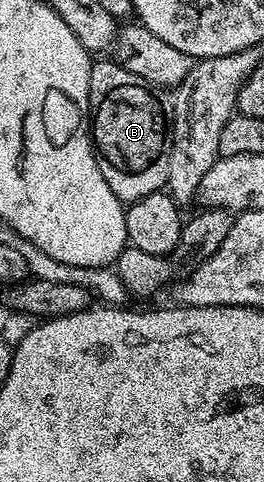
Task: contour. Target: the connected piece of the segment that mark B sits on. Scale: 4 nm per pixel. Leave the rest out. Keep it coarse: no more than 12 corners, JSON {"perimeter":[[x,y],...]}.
{"perimeter":[[100,59],[88,111],[121,203],[168,184],[172,97]]}

